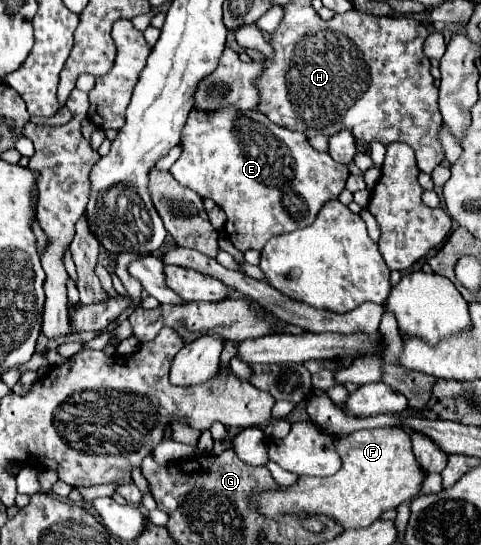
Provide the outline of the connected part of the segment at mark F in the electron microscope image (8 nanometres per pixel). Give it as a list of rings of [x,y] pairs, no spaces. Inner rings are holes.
[[[376,428],[358,430],[336,442],[336,450],[342,458],[342,468],[326,478],[302,476],[294,486],[280,492],[260,492],[258,512],[268,518],[278,518],[278,514],[290,512],[302,514],[326,514],[332,516],[344,528],[364,528],[382,516],[382,512],[412,500],[426,478],[424,470],[418,466],[410,434],[402,428]]]

